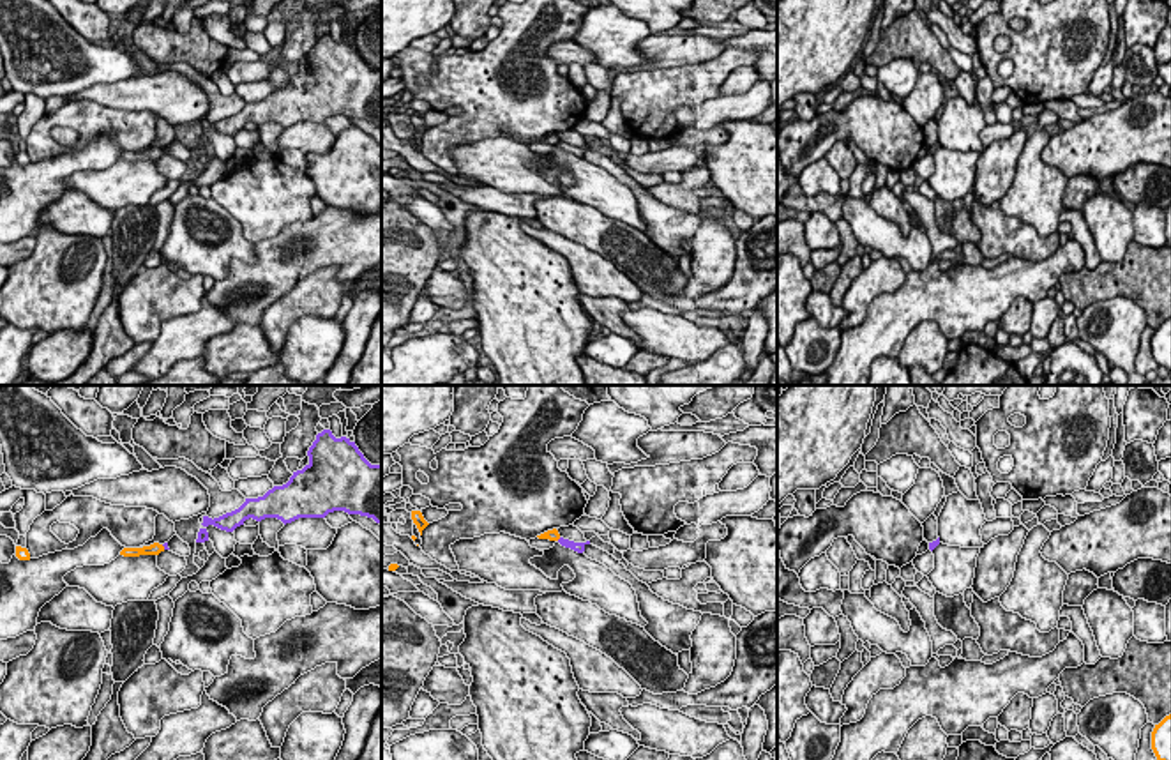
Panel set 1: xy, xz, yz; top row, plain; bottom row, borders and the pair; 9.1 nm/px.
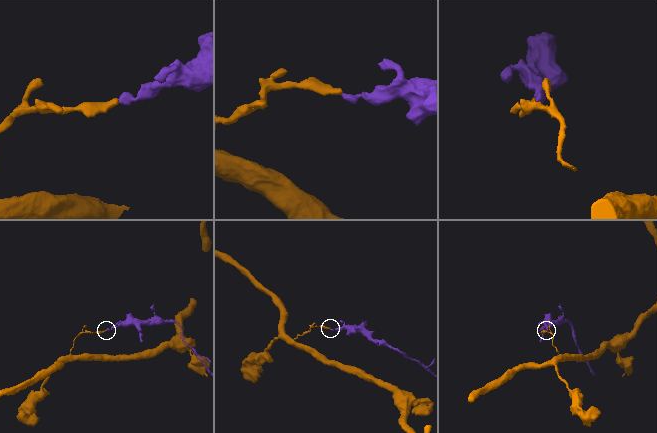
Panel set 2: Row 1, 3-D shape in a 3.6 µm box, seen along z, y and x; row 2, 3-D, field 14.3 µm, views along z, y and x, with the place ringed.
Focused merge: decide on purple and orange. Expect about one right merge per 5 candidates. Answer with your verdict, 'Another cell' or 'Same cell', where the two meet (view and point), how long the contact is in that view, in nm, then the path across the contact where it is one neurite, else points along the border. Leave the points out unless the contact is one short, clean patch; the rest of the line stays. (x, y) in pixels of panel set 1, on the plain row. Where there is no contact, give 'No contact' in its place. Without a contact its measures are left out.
Another cell. Touches purple at xy (163, 149). Shared border 60 nm. Boundary: xy (161, 149), (165, 152)

